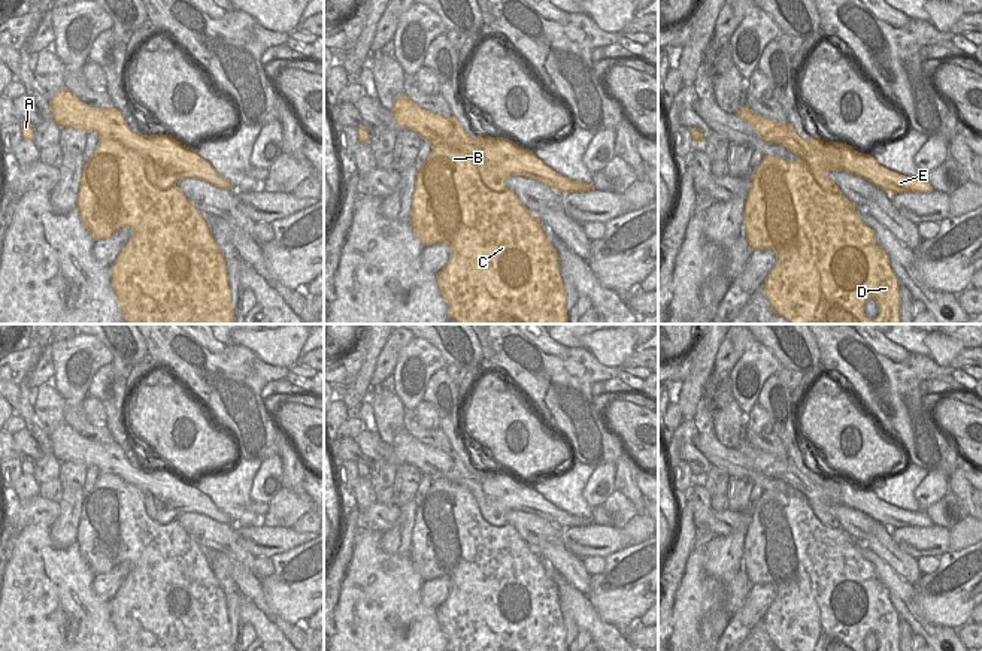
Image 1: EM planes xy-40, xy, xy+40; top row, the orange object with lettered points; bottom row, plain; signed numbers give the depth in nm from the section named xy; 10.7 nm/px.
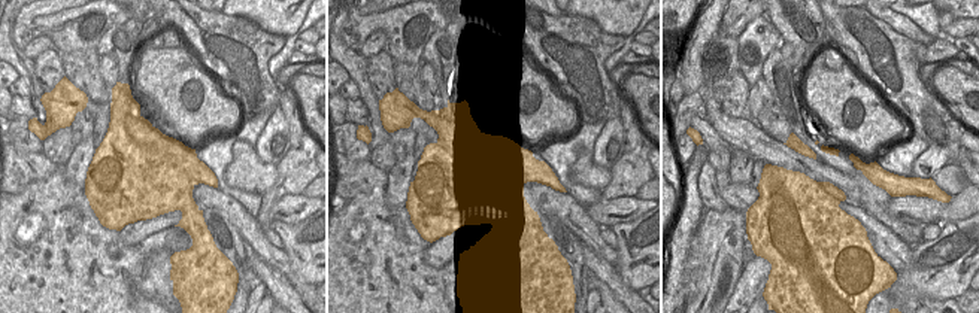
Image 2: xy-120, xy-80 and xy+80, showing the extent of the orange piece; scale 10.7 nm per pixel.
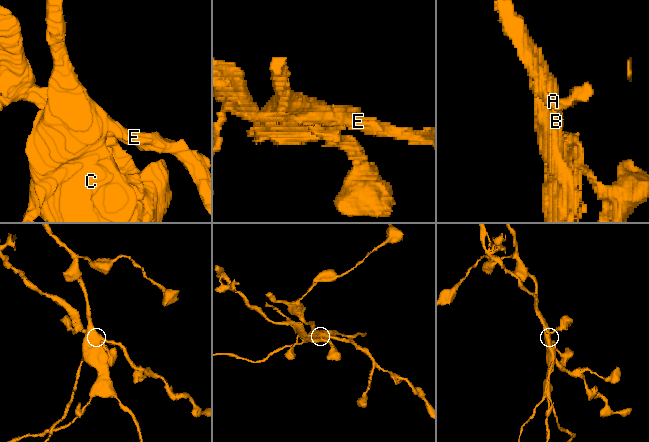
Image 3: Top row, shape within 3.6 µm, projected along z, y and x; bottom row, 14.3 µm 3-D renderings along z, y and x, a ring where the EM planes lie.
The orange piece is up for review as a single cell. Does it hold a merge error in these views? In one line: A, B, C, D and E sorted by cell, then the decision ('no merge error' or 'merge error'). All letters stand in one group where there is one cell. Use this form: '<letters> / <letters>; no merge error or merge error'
A E / B C D; merge error

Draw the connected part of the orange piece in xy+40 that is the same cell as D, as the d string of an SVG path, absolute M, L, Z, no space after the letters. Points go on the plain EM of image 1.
M763 491L745 535L743 561L752 585L772 584L776 588L776 599L761 620L775 648L781 651L866 651L864 638L867 633L875 633L879 642L878 651L900 651L898 614L886 587L878 579L875 566L861 555L855 541L842 527L833 529L821 523L803 493Z

